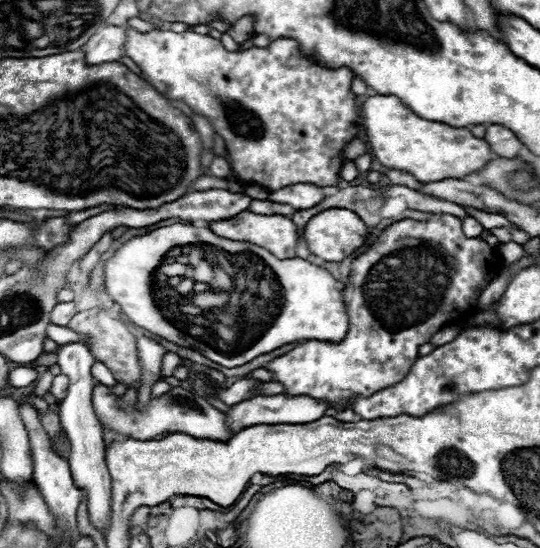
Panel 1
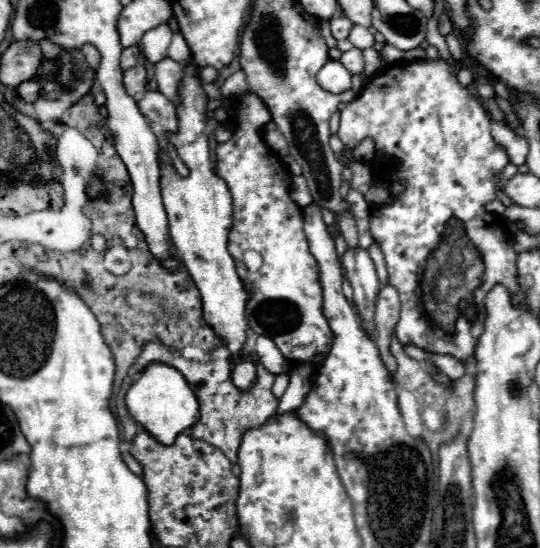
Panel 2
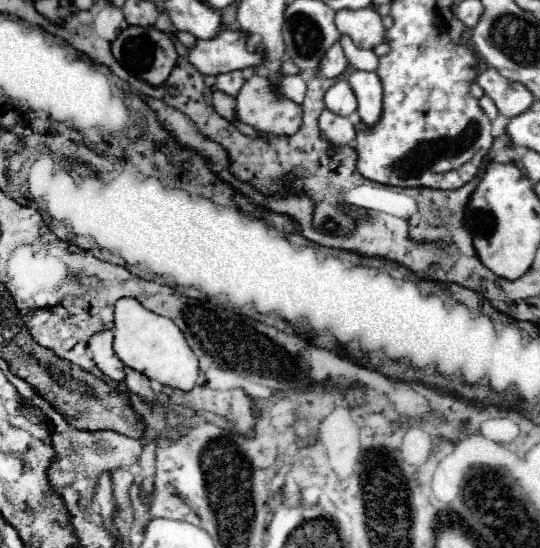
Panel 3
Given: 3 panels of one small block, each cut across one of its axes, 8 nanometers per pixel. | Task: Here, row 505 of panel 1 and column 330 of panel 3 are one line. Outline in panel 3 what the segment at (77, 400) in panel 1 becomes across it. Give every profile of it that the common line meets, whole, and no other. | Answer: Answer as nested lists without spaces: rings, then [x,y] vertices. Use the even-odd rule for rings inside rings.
[[[338,80],[324,96],[324,104],[330,112],[340,116],[350,116],[356,110],[356,96],[348,84],[348,80]]]

